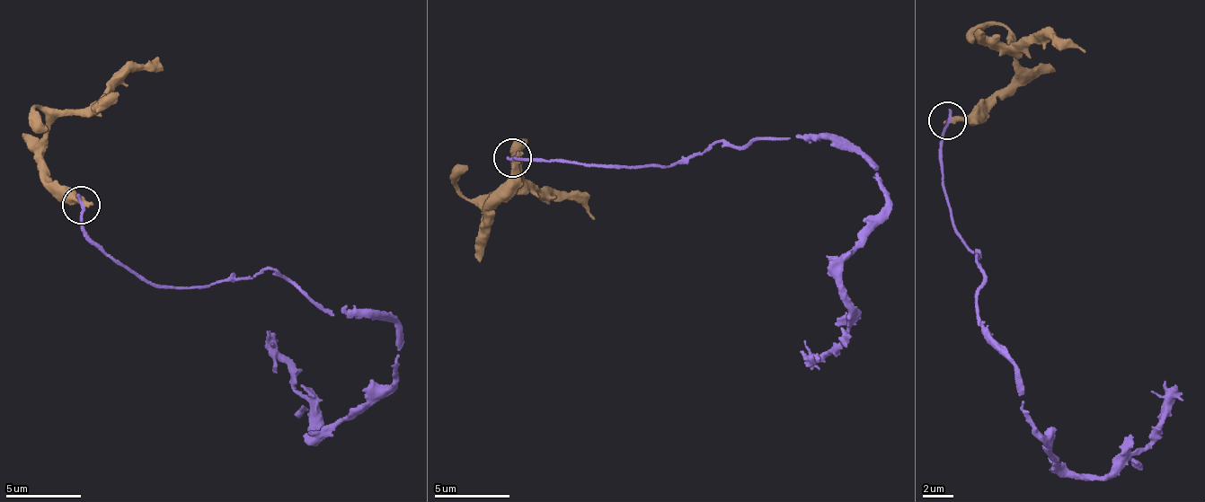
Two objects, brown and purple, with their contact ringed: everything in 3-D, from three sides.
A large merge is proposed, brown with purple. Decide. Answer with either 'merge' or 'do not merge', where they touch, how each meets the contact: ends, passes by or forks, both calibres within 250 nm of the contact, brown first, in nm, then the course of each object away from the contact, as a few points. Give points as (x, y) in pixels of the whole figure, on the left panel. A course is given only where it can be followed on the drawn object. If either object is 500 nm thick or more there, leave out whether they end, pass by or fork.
do not merge | (81, 205) | brown ends | purple ends | 420/240 nm | brown via (84, 205), (51, 183), (41, 155), (44, 128), (62, 117), (105, 101), (126, 72), (158, 63) | purple via (80, 205), (156, 286), (268, 270), (335, 313), (379, 312), (393, 383), (314, 441), (266, 330)

